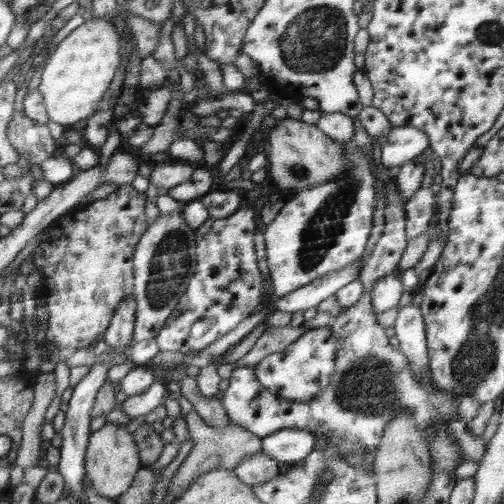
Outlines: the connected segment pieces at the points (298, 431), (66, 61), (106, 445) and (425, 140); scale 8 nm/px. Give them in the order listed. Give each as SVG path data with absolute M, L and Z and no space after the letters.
M304 428L281 429L268 437L261 437L261 440L263 454L276 460L279 464L299 464L314 452L314 442L316 442L314 435Z
M94 19L77 28L58 45L46 63L39 86L52 121L68 128L98 112L98 104L106 98L106 92L122 66L121 38L110 21Z
M110 423L95 432L91 437L89 454L87 456L87 470L94 488L100 496L116 500L134 485L144 465L140 458L140 448L136 444L135 434L127 426Z
M403 126L392 127L381 145L381 166L386 168L392 178L397 177L404 161L414 160L429 147L429 136L420 129Z

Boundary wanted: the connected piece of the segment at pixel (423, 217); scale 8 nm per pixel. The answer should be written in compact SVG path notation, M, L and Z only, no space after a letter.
M430 188L418 189L405 202L405 238L409 242L427 230L433 212L436 212L435 194Z

